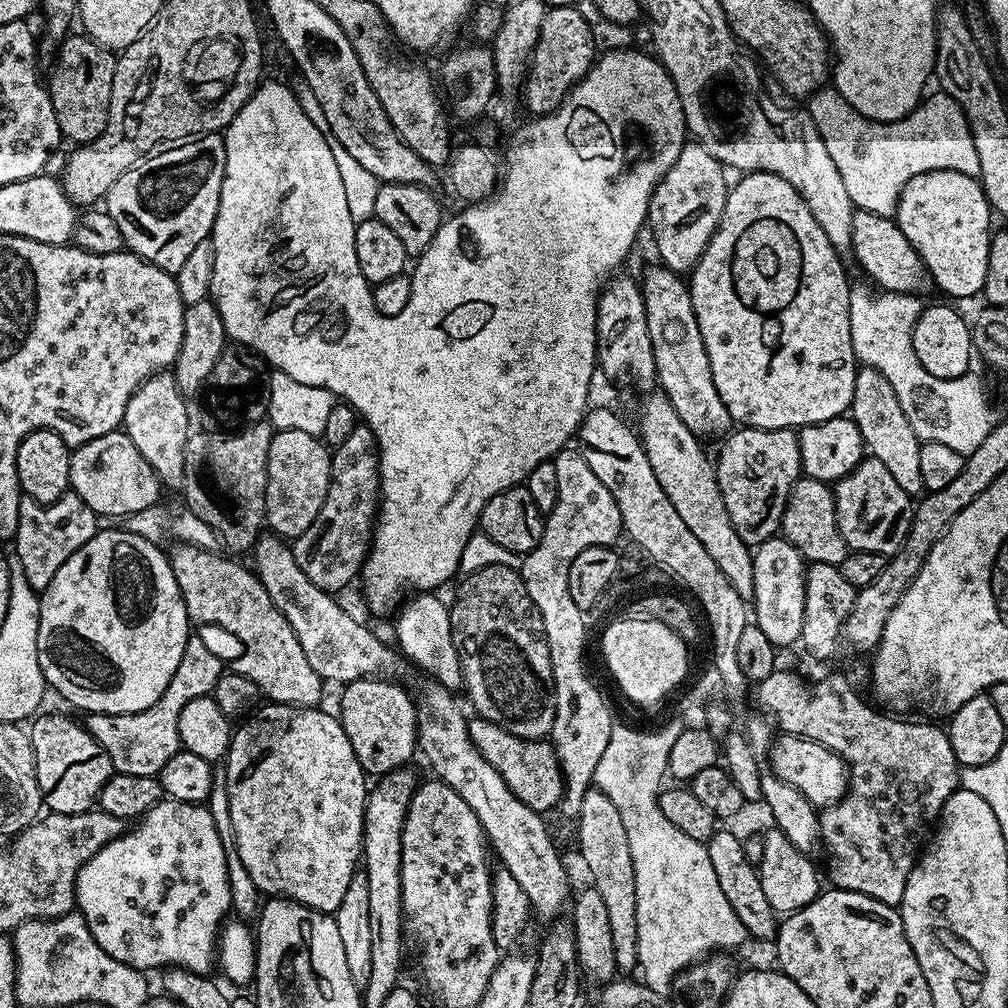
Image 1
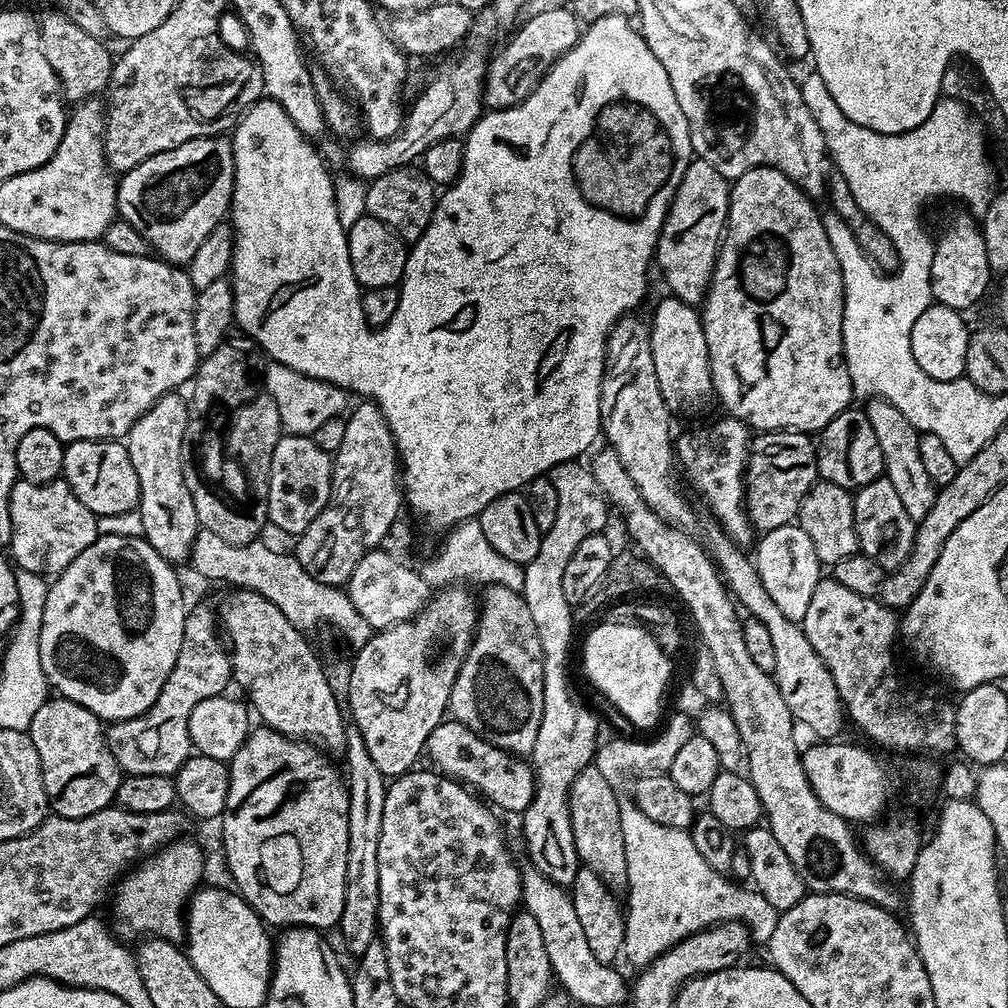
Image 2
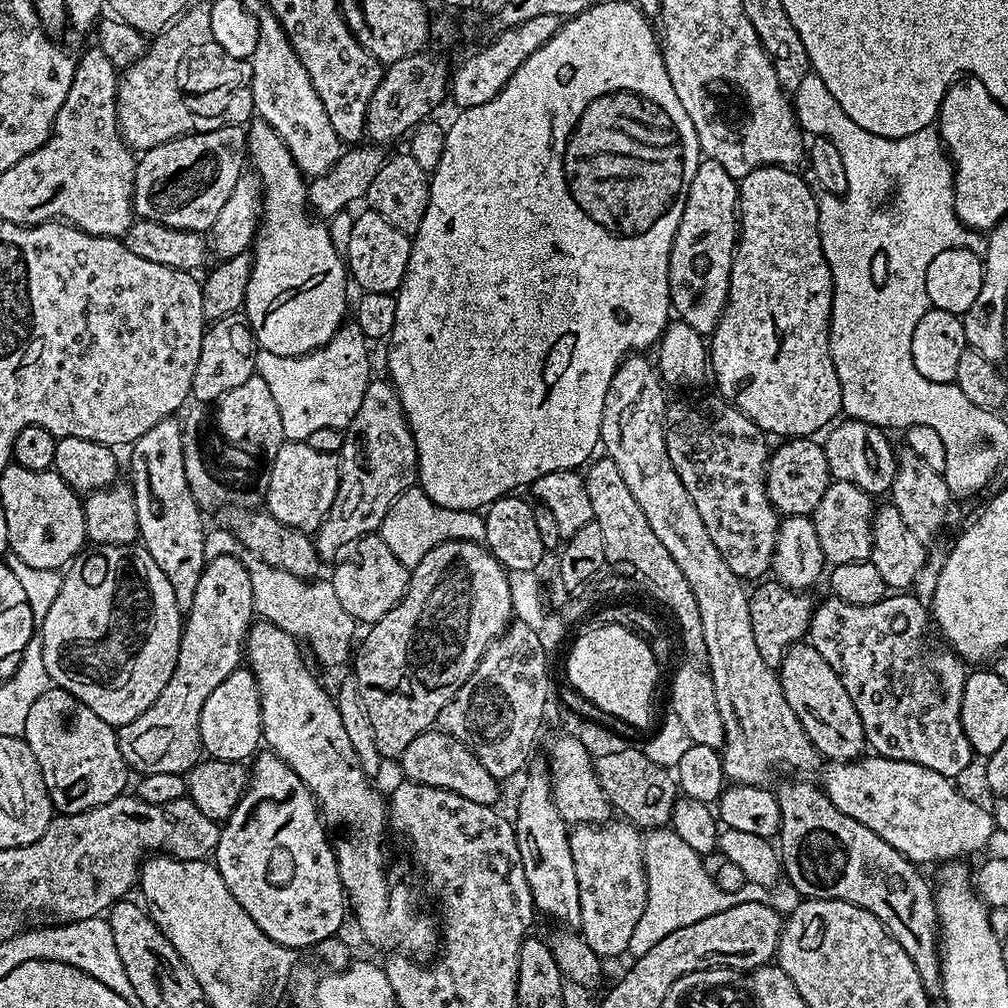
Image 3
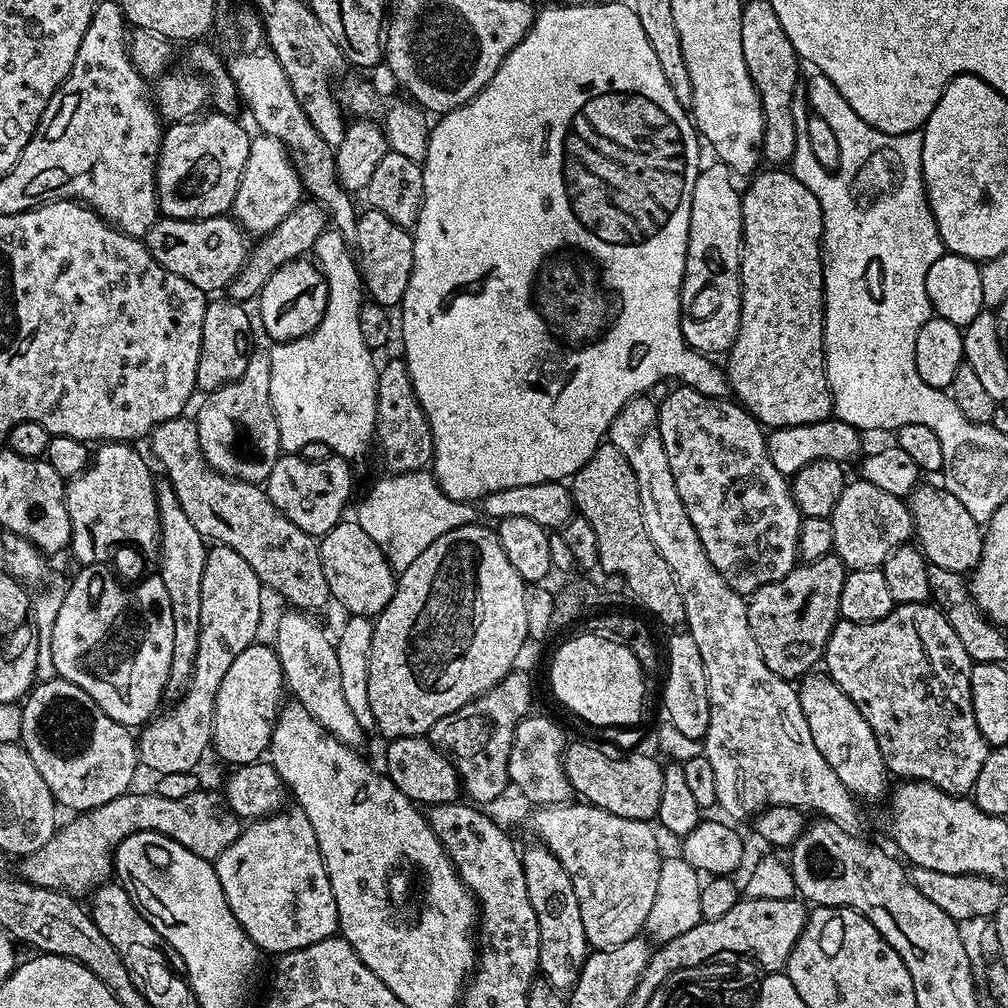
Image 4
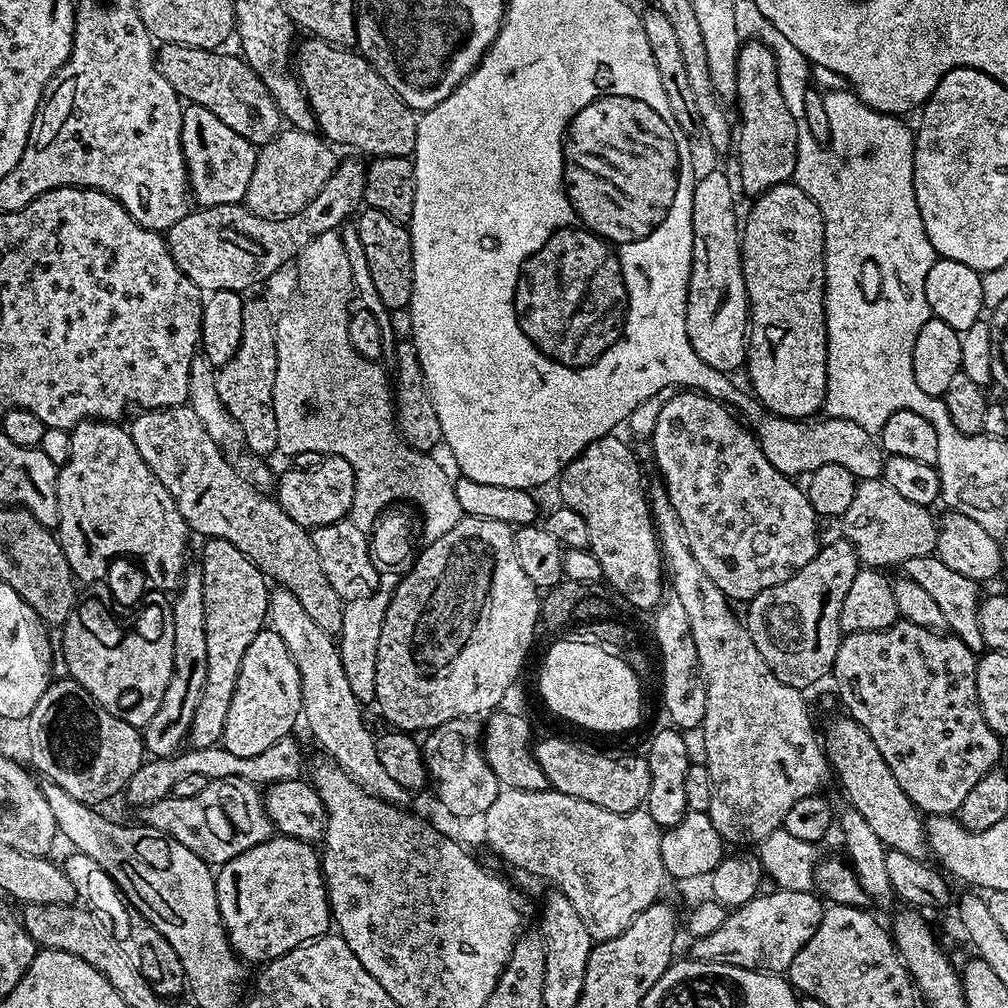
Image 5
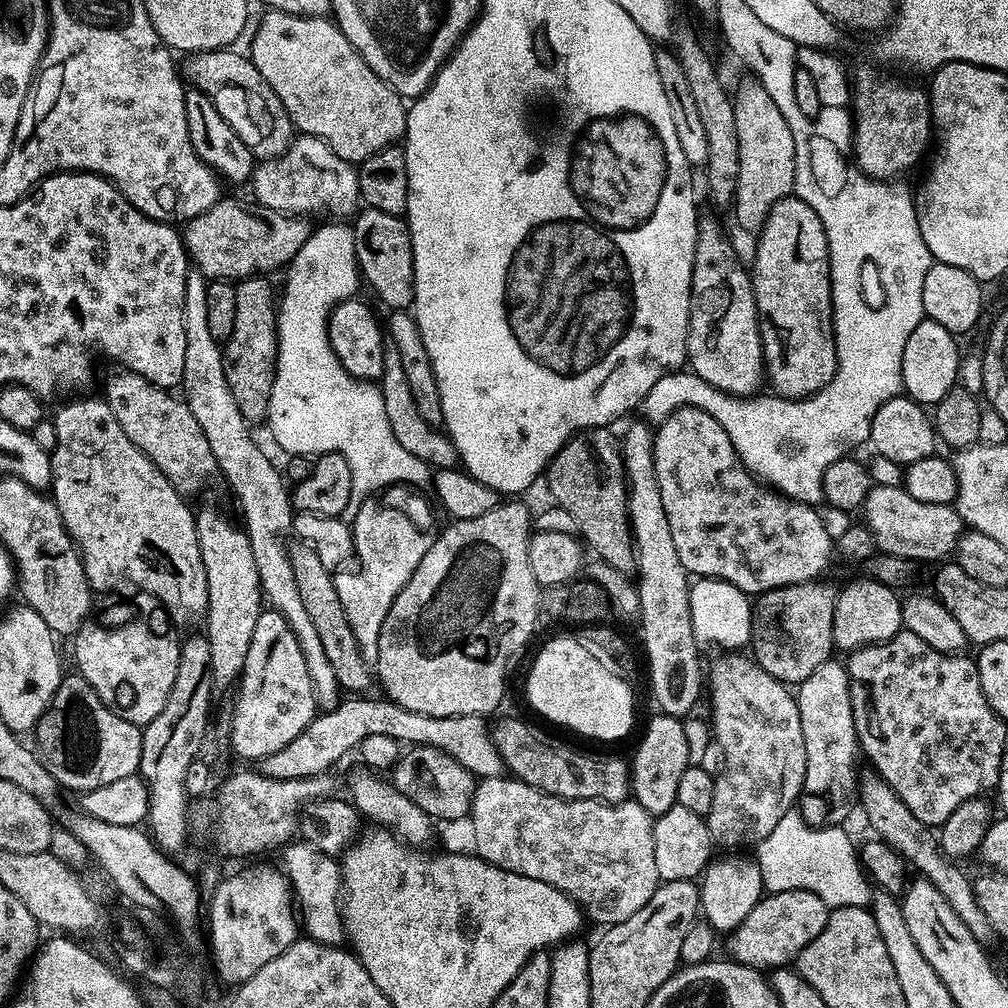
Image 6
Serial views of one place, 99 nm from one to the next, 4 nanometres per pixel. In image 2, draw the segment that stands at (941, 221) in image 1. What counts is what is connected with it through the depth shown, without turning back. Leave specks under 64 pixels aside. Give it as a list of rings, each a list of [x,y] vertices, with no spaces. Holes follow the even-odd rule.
[[[956,216],[948,224],[948,229],[936,240],[936,253],[932,263],[931,299],[937,304],[945,304],[957,310],[965,310],[976,304],[988,288],[988,279],[994,273],[987,264],[986,245],[977,221],[968,216]]]

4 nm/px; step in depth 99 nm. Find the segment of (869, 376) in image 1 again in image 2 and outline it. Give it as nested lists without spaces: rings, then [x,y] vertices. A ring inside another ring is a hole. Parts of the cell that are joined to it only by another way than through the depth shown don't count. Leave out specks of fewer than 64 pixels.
[[[879,398],[869,399],[867,404],[870,426],[874,426],[878,447],[882,449],[884,476],[890,482],[890,486],[894,486],[894,491],[898,493],[898,499],[901,500],[906,514],[910,514],[910,518],[918,522],[926,518],[930,506],[934,506],[934,498],[938,491],[937,484],[930,482],[930,474],[926,474],[918,451],[921,433],[917,432],[914,425],[904,417],[902,410],[898,410],[898,406]]]

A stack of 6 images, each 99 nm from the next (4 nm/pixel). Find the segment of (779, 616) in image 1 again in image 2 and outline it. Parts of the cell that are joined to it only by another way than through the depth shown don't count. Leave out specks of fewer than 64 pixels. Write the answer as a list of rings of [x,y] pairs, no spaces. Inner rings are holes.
[[[796,522],[778,526],[778,530],[763,533],[755,541],[755,548],[754,559],[758,574],[762,578],[762,586],[766,586],[770,598],[774,598],[778,610],[782,610],[786,618],[803,622],[810,606],[810,598],[814,594],[814,586],[818,586],[822,579],[822,565],[818,554],[814,554],[814,545],[810,542],[806,530],[802,530]]]

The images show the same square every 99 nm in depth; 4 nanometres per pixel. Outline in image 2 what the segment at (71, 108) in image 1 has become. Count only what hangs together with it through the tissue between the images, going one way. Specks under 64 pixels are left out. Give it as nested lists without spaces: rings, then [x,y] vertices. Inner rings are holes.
[[[48,10],[44,17],[39,17],[38,50],[46,54],[46,62],[50,62],[50,70],[54,70],[58,78],[60,95],[65,101],[91,100],[107,89],[108,80],[112,77],[114,56],[108,53],[106,45],[104,40],[90,38],[86,30],[74,26],[70,18],[58,11]]]

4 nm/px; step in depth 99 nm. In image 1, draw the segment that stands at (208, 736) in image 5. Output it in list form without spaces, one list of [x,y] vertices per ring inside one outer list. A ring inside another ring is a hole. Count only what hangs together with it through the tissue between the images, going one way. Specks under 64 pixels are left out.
[[[196,634],[189,635],[186,650],[182,650],[182,662],[178,662],[178,670],[174,670],[174,678],[170,678],[170,686],[166,686],[162,698],[158,698],[158,702],[154,702],[154,706],[150,706],[141,712],[127,712],[124,716],[111,716],[105,712],[93,712],[86,720],[88,732],[106,749],[112,767],[116,772],[159,777],[162,766],[166,766],[166,762],[170,762],[170,758],[174,758],[174,754],[181,751],[180,739],[178,738],[178,718],[182,714],[186,702],[194,702],[194,698],[202,698],[212,694],[216,683],[225,672],[225,661],[223,664],[216,657],[215,650],[208,648],[207,642],[202,637],[196,636]]]

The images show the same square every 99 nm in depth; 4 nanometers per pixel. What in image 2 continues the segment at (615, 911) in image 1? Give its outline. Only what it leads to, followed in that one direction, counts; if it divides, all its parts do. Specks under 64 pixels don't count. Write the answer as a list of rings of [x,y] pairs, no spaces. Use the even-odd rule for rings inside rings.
[[[595,766],[583,768],[570,786],[568,809],[570,826],[574,830],[574,846],[581,865],[602,878],[606,887],[620,890],[628,883],[626,842],[620,817],[621,797],[616,796],[613,781],[606,779]]]

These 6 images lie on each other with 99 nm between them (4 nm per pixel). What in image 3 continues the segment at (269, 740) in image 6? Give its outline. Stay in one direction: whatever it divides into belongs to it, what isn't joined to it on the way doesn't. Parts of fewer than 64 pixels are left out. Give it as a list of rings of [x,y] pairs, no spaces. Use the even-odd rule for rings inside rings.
[[[241,666],[230,674],[230,678],[226,678],[226,682],[222,682],[214,689],[214,694],[206,698],[206,706],[202,706],[201,749],[213,760],[248,762],[257,755],[261,747],[263,731],[260,691],[256,675],[247,667]]]

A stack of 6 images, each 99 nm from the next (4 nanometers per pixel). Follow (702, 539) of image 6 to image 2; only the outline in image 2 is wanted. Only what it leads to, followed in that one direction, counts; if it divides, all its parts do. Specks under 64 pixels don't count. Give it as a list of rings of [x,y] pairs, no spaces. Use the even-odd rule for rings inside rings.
[[[721,415],[721,420],[712,420],[701,428],[692,428],[689,432],[677,435],[674,440],[674,456],[679,467],[688,475],[688,480],[704,495],[708,508],[713,512],[715,523],[723,528],[735,544],[748,546],[753,543],[754,529],[748,520],[747,511],[742,503],[744,499],[744,469],[748,467],[748,453],[750,451],[750,429],[748,425],[737,420],[735,416]]]

